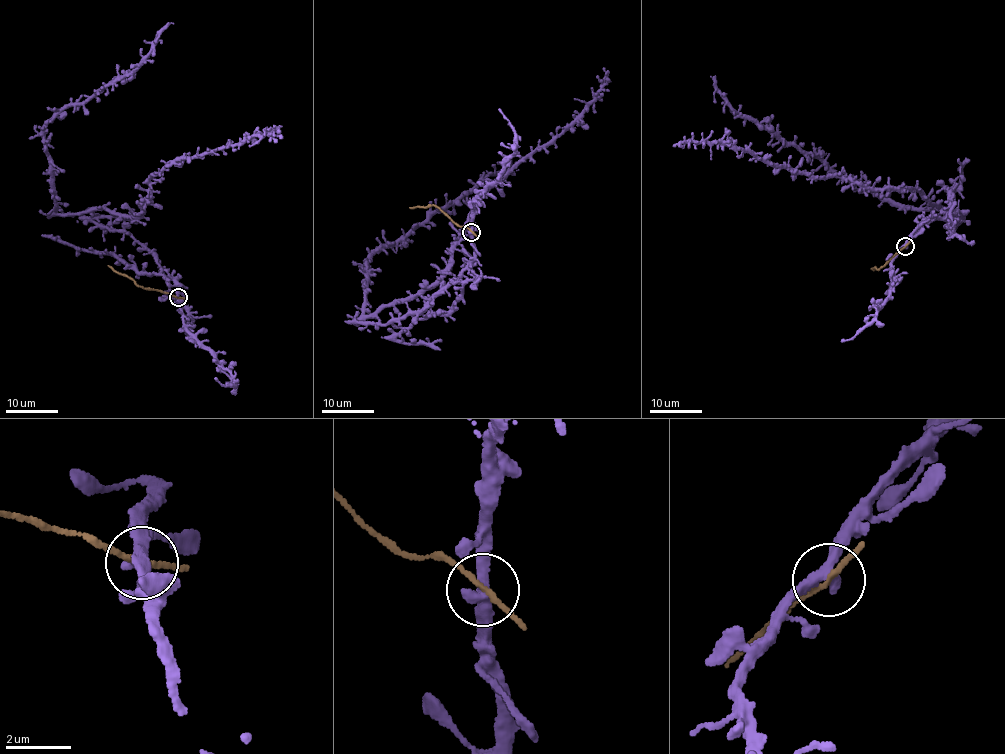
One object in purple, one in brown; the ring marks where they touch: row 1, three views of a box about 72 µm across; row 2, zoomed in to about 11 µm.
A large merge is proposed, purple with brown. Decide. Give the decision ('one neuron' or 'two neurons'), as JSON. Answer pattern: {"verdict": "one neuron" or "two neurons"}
{"verdict": "one neuron"}

